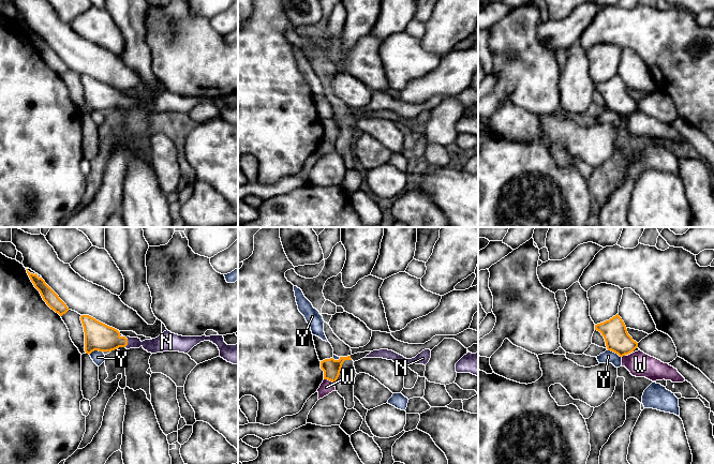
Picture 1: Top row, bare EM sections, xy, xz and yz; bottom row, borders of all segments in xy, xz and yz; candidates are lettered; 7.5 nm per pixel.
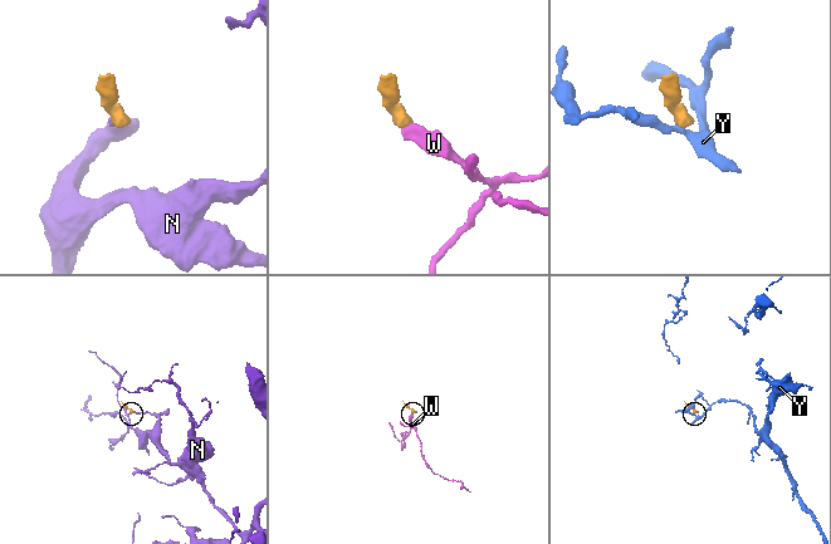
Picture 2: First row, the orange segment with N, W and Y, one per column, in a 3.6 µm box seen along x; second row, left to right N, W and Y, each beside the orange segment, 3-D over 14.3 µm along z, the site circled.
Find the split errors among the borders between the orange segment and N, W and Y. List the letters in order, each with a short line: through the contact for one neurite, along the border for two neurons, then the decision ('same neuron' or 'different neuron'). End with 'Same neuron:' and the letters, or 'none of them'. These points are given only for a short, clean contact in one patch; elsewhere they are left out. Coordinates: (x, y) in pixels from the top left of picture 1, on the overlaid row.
N: line xy (99, 337), (127, 342), (160, 344); same neuron
W: line xz (324, 378), (333, 383); different neuron
Y: line yz (607, 348), (621, 357); different neuron
Same neuron: N

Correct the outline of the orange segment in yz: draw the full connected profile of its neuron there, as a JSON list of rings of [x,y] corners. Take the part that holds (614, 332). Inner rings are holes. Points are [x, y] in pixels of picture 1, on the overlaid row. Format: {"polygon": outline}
{"polygon": [[[619,314],[609,320],[595,325],[595,330],[604,336],[607,349],[620,357],[633,353],[638,347],[638,343],[628,334],[626,326]]]}

